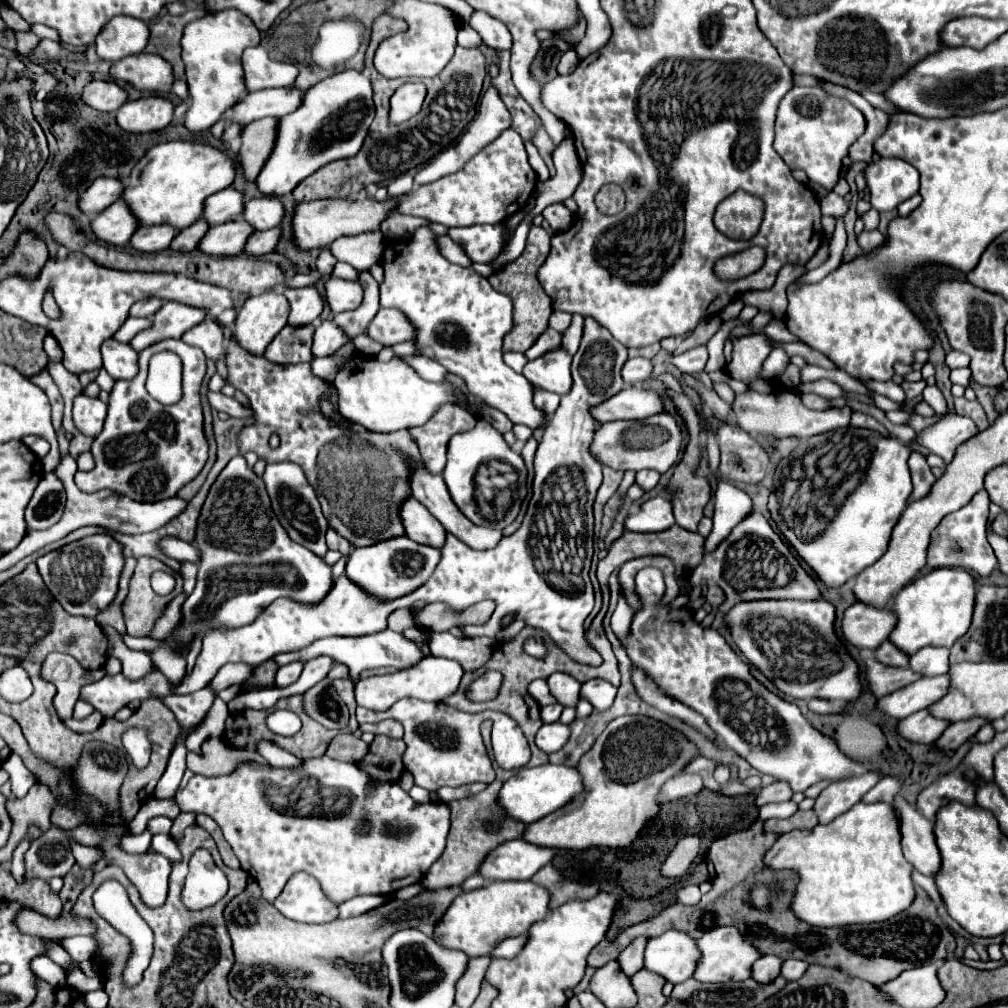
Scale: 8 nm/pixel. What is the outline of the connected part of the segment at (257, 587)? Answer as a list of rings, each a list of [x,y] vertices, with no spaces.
[[[235,456],[213,484],[199,516],[195,544],[203,552],[197,586],[185,600],[181,626],[169,636],[171,640],[191,642],[191,638],[205,636],[205,632],[213,628],[239,628],[251,624],[275,598],[281,596],[305,604],[315,604],[321,602],[333,586],[331,568],[325,564],[325,560],[287,536],[271,508],[263,480],[247,466],[243,456]]]

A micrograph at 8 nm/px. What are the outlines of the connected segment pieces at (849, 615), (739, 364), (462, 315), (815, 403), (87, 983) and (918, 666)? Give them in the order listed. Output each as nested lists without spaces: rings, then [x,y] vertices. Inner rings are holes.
[[[857,602],[845,610],[843,616],[843,638],[845,642],[865,650],[879,648],[895,628],[895,612],[891,608],[875,608]]]
[[[763,332],[757,336],[745,336],[733,342],[733,360],[727,364],[727,374],[749,386],[751,380],[761,378],[761,368],[769,352],[773,350],[773,340]]]
[[[429,226],[417,228],[407,240],[389,240],[381,256],[381,266],[385,270],[385,280],[381,284],[381,306],[401,310],[417,328],[415,344],[421,348],[423,356],[429,356],[443,364],[449,372],[461,376],[471,394],[483,398],[491,408],[501,410],[513,424],[525,424],[537,430],[547,424],[547,414],[533,404],[533,390],[523,374],[517,374],[503,362],[503,336],[513,326],[513,304],[511,298],[493,290],[487,278],[477,274],[473,268],[463,268],[451,264],[441,256],[437,248],[437,234]]]
[[[805,394],[803,396],[803,404],[807,408],[813,408],[813,410],[827,410],[829,408],[829,400],[827,398],[821,398],[817,394]]]
[[[75,964],[75,968],[71,972],[67,972],[67,984],[79,992],[93,992],[93,990],[99,990],[103,986],[103,980],[99,976],[95,978],[87,978],[81,970],[79,970],[79,964]]]
[[[927,646],[911,656],[909,664],[915,672],[923,676],[939,676],[949,672],[949,648]]]

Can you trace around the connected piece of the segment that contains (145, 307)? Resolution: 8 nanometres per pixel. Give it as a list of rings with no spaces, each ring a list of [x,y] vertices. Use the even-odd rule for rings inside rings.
[[[147,298],[147,300],[139,300],[133,308],[131,308],[131,316],[145,316],[145,318],[153,318],[155,312],[163,306],[163,300],[159,298]]]

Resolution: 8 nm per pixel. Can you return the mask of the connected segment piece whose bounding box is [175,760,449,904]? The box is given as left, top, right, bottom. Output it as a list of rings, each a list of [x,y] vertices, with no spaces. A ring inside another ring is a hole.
[[[333,760],[333,766],[337,766],[339,784],[345,780],[349,794],[353,794],[349,808],[339,818],[295,816],[279,812],[269,804],[267,792],[271,788],[299,784],[303,770],[313,770],[313,766],[279,770],[245,762],[229,776],[193,776],[189,784],[177,792],[175,802],[183,812],[209,814],[221,826],[241,868],[259,882],[263,898],[269,902],[281,894],[287,880],[299,870],[315,876],[325,894],[337,904],[359,894],[389,896],[397,890],[399,882],[401,888],[419,882],[443,854],[449,832],[449,806],[445,802],[417,804],[397,784],[375,784],[375,790],[371,790],[367,774],[357,764]],[[365,822],[369,830],[361,834],[361,824]],[[385,822],[405,830],[405,836],[387,836],[383,832]]]

